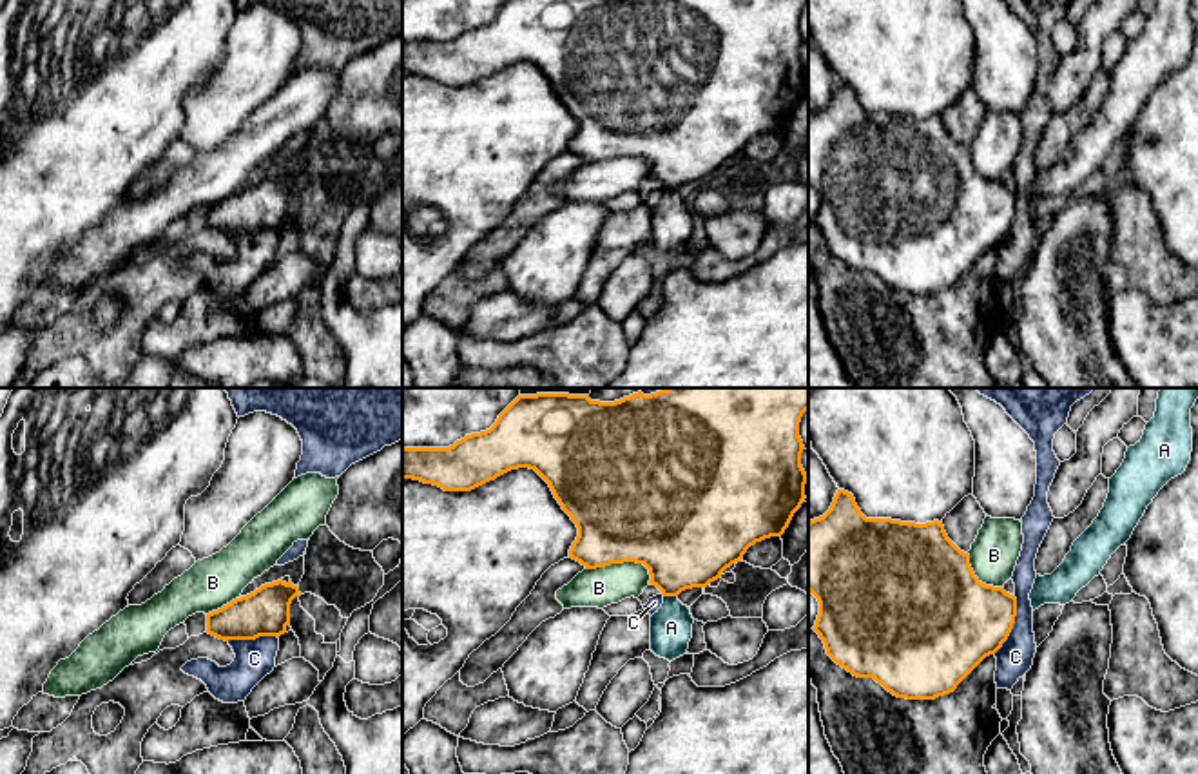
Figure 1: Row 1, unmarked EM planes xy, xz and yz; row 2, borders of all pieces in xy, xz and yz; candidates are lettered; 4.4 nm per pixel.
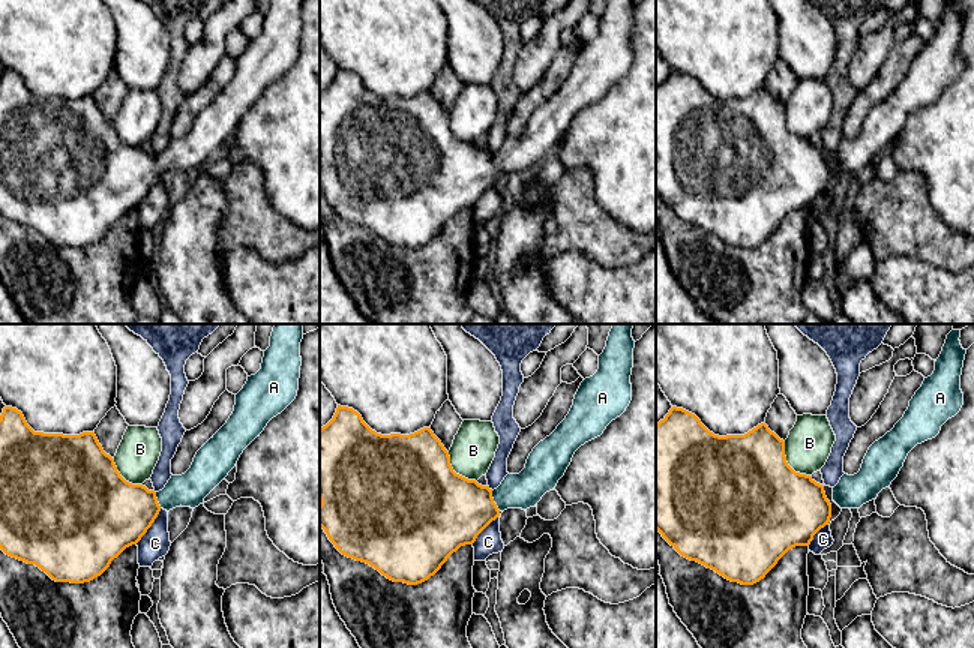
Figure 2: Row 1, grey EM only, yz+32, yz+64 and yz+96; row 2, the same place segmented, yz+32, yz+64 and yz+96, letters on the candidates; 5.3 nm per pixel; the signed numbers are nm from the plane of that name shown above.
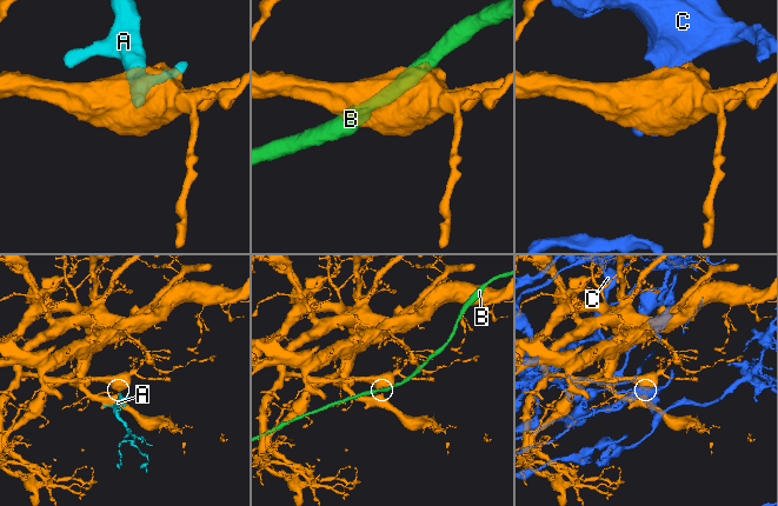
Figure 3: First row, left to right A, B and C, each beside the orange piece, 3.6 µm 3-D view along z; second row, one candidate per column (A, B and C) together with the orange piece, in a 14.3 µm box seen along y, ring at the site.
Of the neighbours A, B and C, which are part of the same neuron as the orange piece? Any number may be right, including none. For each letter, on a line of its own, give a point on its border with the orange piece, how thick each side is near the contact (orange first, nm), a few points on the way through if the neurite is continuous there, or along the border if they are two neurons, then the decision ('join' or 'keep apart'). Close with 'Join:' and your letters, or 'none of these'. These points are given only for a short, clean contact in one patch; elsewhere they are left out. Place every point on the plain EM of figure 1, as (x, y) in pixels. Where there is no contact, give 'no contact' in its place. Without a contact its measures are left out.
A: meets orange in xz at (671, 189); 420 nm thick on the orange side, 190 nm on the other; runs through xz (685, 135), (671, 165), (671, 189), (671, 222); join
B: meets orange in xz at (622, 156); 480 nm thick on the orange side, 180 nm on the other; keep apart
C: meets orange in yz at (1012, 220); 400 nm thick on the orange side, 160 nm on the other; keep apart
Join: A

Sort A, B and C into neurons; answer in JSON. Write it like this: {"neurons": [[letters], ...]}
{"neurons": [["A"], ["B"], ["C"]]}

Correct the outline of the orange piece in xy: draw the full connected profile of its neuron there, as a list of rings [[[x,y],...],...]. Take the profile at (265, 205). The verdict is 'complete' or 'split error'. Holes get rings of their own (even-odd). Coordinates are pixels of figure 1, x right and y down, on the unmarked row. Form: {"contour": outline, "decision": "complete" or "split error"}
{"contour": [[[283,172],[236,192],[207,208],[207,227],[219,234],[256,234],[281,230],[290,219],[290,198],[301,190],[299,181]]], "decision": "complete"}

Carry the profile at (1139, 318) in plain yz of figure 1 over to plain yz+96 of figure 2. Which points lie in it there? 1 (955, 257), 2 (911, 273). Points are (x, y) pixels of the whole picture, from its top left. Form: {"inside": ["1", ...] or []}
{"inside": ["2"]}

